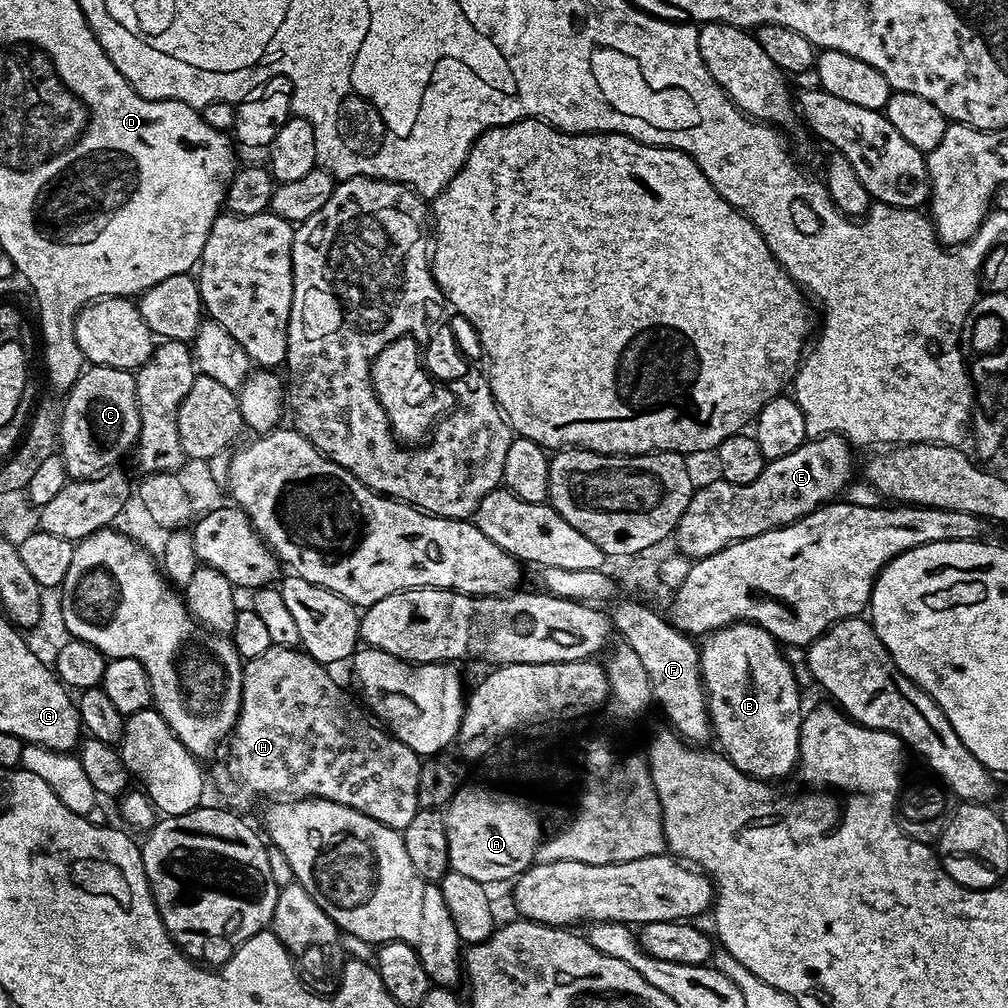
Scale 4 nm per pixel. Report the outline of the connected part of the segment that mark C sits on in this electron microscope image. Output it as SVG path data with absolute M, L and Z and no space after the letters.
M88 366L67 389L60 409L60 439L58 455L64 459L64 469L72 480L91 480L99 478L105 472L115 469L124 455L135 449L140 438L140 415L136 397L136 378L129 369L110 366Z

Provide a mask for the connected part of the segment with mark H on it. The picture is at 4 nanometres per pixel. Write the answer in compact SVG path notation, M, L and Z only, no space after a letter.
M273 644L270 650L258 654L258 658L250 658L243 661L244 673L242 674L242 706L236 719L236 724L232 727L232 734L226 741L226 752L228 748L228 757L225 758L224 764L217 766L213 772L210 772L210 780L216 783L216 788L229 800L227 803L233 809L244 810L248 800L244 797L244 788L248 792L253 792L256 796L272 796L268 798L311 798L314 800L329 800L338 802L342 806L350 806L378 822L397 830L403 830L410 826L414 814L419 812L421 807L418 802L418 774L422 763L421 757L417 756L410 746L406 746L391 732L385 730L379 723L368 721L369 713L365 711L359 703L352 701L352 696L344 692L344 688L331 676L329 669L320 664L313 656L301 650L299 647L283 648L281 644Z

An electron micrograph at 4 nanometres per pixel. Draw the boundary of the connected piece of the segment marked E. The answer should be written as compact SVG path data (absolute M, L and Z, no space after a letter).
M818 436L804 441L794 454L786 454L786 458L778 458L765 463L762 474L749 484L731 484L725 480L714 482L705 488L697 488L692 493L690 502L682 514L674 533L674 540L680 543L679 555L687 556L693 561L706 558L726 546L736 544L739 540L754 538L758 534L766 534L775 528L781 528L801 520L815 508L835 501L836 496L847 489L852 476L853 445L842 436Z

